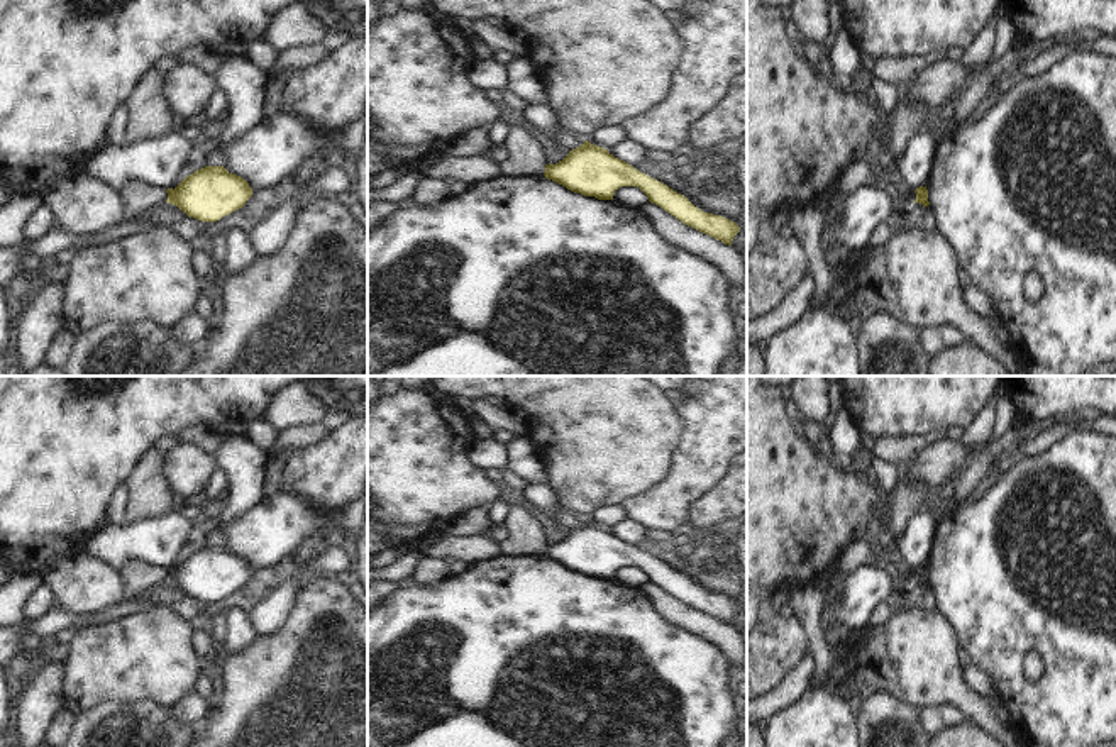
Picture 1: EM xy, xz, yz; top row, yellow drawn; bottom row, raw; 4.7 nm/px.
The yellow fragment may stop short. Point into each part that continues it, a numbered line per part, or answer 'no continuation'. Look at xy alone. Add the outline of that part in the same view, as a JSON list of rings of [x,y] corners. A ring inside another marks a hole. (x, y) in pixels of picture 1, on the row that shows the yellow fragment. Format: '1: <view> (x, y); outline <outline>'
no continuation

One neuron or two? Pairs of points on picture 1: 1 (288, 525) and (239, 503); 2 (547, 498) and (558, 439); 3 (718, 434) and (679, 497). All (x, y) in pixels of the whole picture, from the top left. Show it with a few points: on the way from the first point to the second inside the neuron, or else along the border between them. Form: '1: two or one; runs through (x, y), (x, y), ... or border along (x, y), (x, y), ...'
1: two; border along (261, 497), (231, 520), (210, 517)
2: two; border along (547, 483), (566, 509)
3: one; runs through (705, 449), (685, 481)

